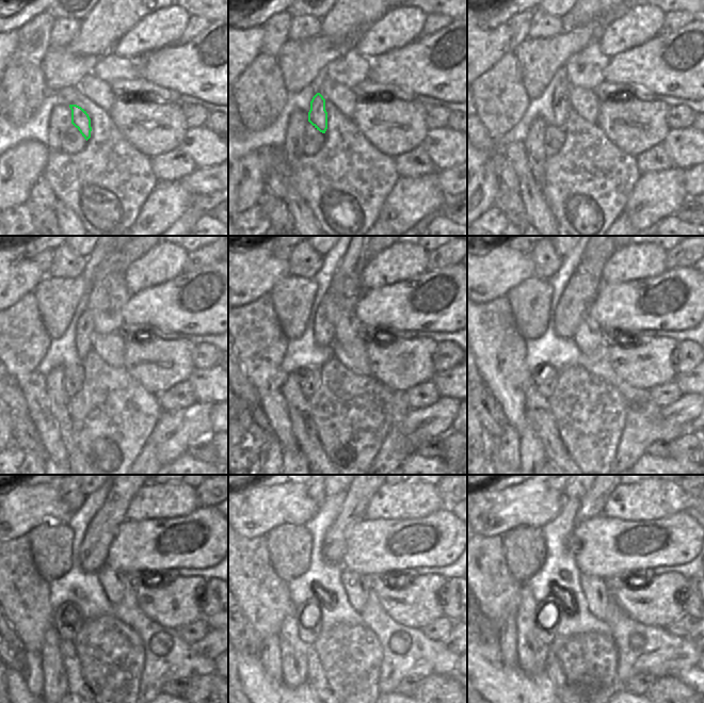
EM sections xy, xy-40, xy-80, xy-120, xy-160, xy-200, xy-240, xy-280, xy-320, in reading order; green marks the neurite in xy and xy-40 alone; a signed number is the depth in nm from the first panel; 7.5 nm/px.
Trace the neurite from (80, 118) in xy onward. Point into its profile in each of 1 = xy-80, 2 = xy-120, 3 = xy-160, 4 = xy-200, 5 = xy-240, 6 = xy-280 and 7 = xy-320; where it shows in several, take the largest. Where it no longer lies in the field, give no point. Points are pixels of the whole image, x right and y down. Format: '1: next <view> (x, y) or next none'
1: next xy-80 (561, 104)
2: next xy-120 (85, 325)
3: next xy-160 (329, 313)
4: next xy-200 (585, 283)
5: next xy-240 (102, 528)
6: next xy-280 (353, 510)
7: next xy-320 (592, 504)

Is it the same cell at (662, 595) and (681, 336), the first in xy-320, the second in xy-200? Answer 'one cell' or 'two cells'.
two cells

